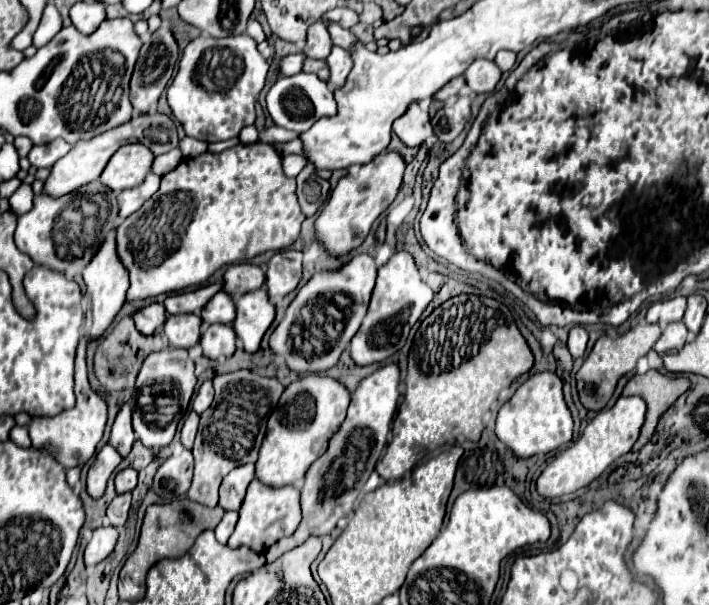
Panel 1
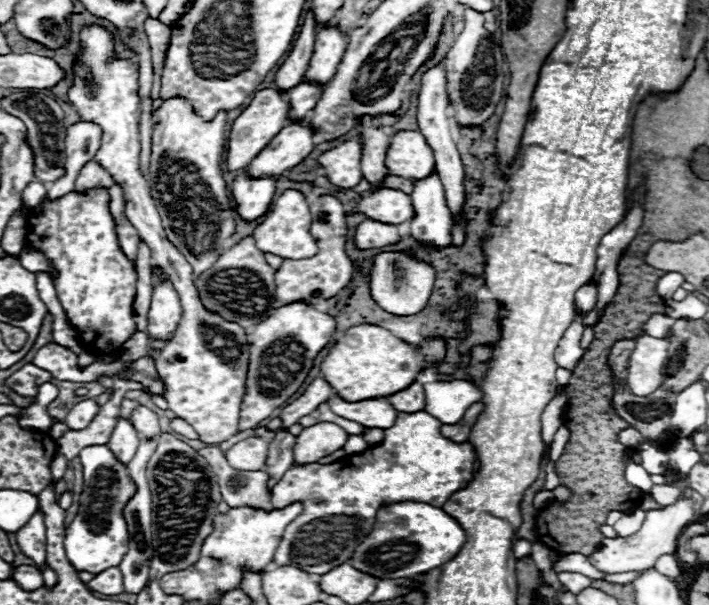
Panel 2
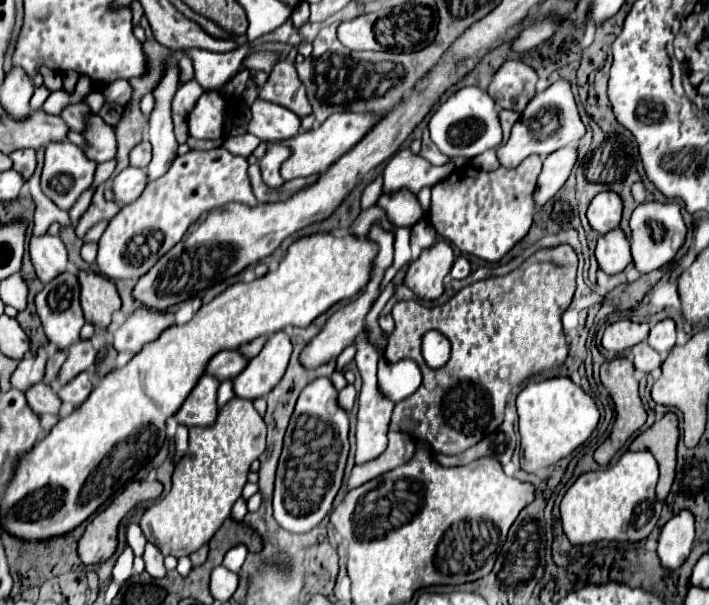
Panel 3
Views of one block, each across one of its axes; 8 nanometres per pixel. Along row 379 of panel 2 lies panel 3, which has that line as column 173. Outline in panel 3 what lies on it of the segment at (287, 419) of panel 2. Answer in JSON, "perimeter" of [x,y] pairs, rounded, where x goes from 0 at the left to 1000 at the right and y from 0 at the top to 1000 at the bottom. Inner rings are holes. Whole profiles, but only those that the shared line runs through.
{"perimeter":[[[195,509],[181,532],[164,545],[161,552],[161,579],[164,582],[197,582],[200,572],[217,559],[223,559],[237,539],[245,536],[243,519],[223,519],[220,512]]]}

